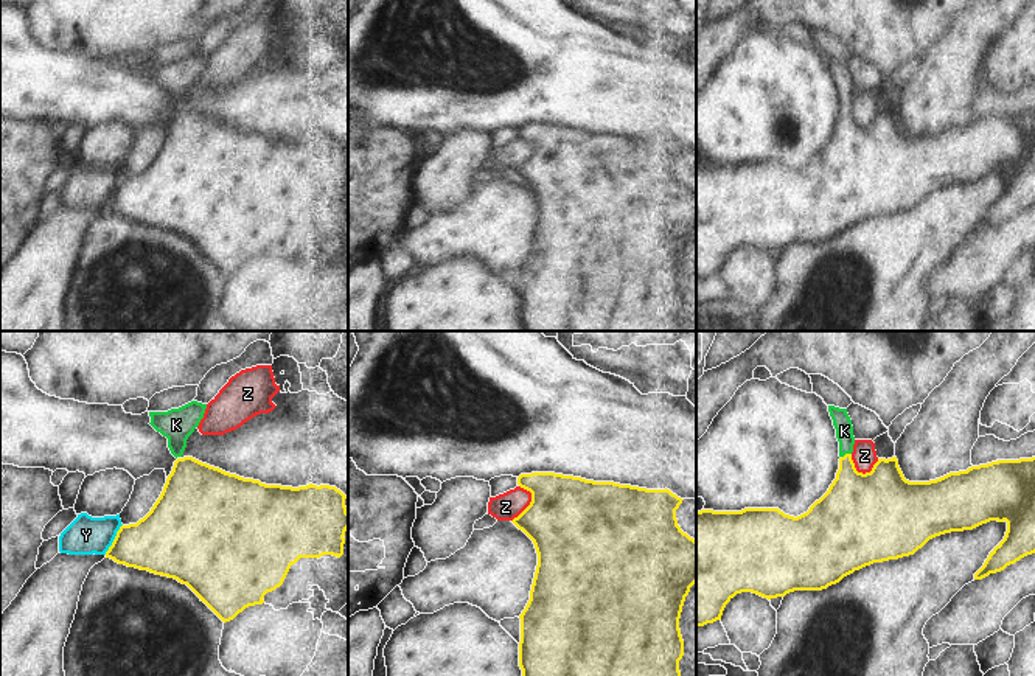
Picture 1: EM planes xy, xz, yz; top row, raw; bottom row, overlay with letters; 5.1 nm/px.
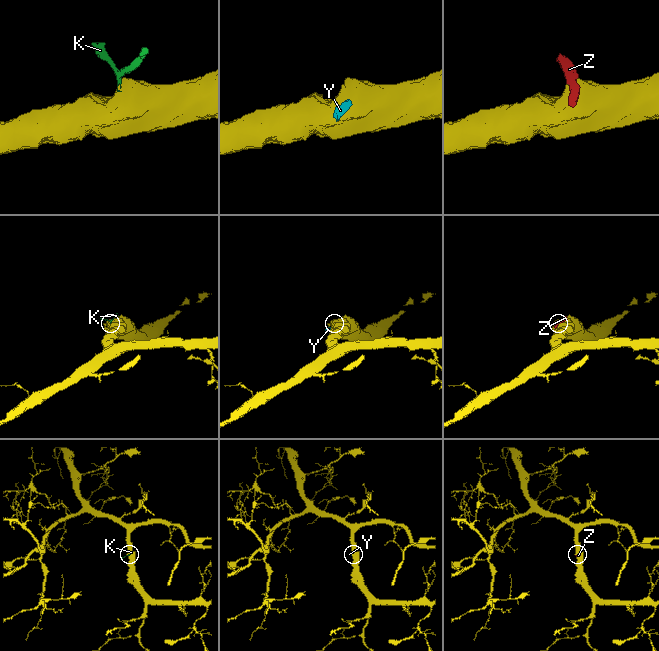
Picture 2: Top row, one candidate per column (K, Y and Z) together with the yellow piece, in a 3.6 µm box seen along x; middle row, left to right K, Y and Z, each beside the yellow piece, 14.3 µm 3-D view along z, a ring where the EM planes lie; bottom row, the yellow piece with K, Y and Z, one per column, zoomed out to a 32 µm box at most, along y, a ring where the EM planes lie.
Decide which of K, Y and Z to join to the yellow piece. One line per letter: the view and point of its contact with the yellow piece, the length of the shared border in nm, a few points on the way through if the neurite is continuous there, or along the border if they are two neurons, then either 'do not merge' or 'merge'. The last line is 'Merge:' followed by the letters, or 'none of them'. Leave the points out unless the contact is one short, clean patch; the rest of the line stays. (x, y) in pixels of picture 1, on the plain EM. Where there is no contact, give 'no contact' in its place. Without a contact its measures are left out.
K: yz (846, 106) | 60 nm | across yz (855, 153), (847, 131), (846, 106), (844, 83) | merge
Y: xy (114, 191) | 180 nm | along xy (121, 176), (104, 205) | do not merge
Z: yz (861, 125) | 160 nm | do not merge
Merge: K

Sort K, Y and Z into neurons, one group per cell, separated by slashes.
K / Y Z

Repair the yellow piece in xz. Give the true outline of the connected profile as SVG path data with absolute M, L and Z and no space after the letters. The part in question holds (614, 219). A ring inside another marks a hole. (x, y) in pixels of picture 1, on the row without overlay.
M555 124L521 126L518 137L531 145L531 154L511 174L533 193L538 205L530 252L519 267L519 319L522 322L522 331L681 331L679 312L684 308L684 292L679 281L679 270L685 249L696 235L696 193L681 182L676 171L676 162L684 151L667 140L646 141Z

